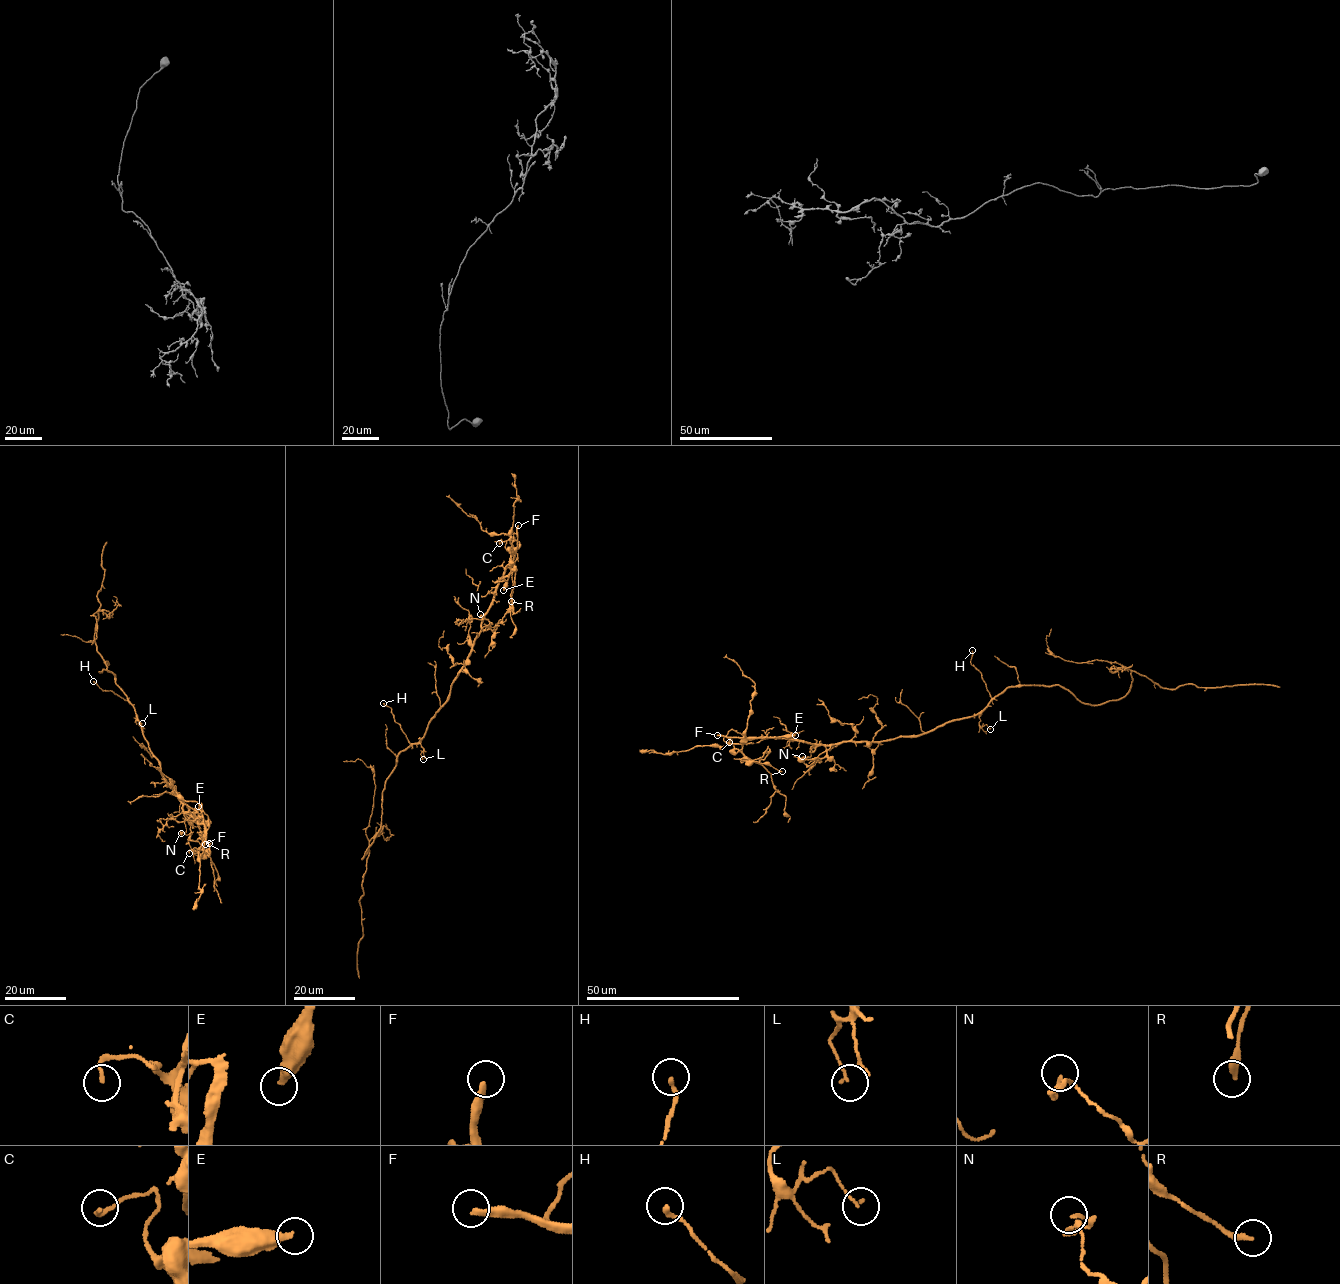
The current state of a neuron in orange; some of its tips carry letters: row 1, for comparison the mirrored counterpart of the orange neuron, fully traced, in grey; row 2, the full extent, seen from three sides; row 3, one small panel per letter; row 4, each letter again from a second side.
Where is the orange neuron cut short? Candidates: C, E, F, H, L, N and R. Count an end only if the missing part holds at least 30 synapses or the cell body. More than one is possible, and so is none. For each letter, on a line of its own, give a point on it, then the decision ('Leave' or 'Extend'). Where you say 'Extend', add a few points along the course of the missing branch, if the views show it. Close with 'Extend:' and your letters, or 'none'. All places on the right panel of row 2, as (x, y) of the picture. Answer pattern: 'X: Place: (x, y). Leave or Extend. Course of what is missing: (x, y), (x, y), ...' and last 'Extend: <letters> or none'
C: Place: (729, 742). Leave
E: Place: (795, 735). Leave
F: Place: (717, 735). Extend. Course of what is missing: (717, 735), (700, 734), (686, 726), (663, 725), (642, 733), (644, 726), (585, 757)
H: Place: (972, 650). Leave
L: Place: (990, 729). Leave
N: Place: (802, 756). Leave
R: Place: (782, 771). Leave
Extend: F

